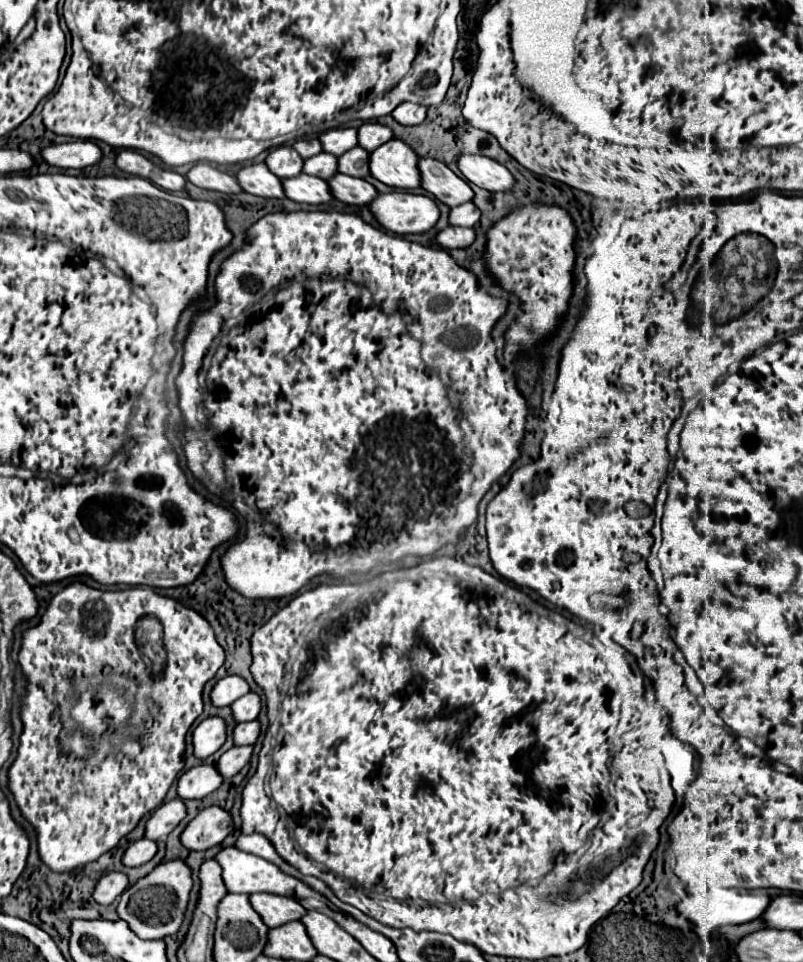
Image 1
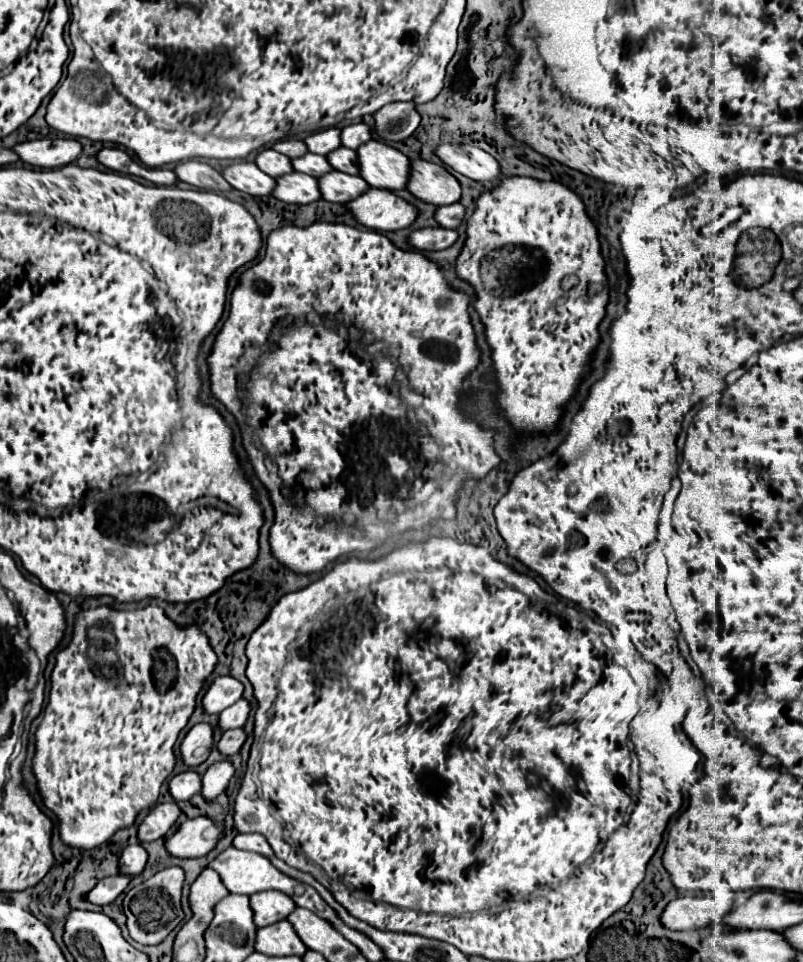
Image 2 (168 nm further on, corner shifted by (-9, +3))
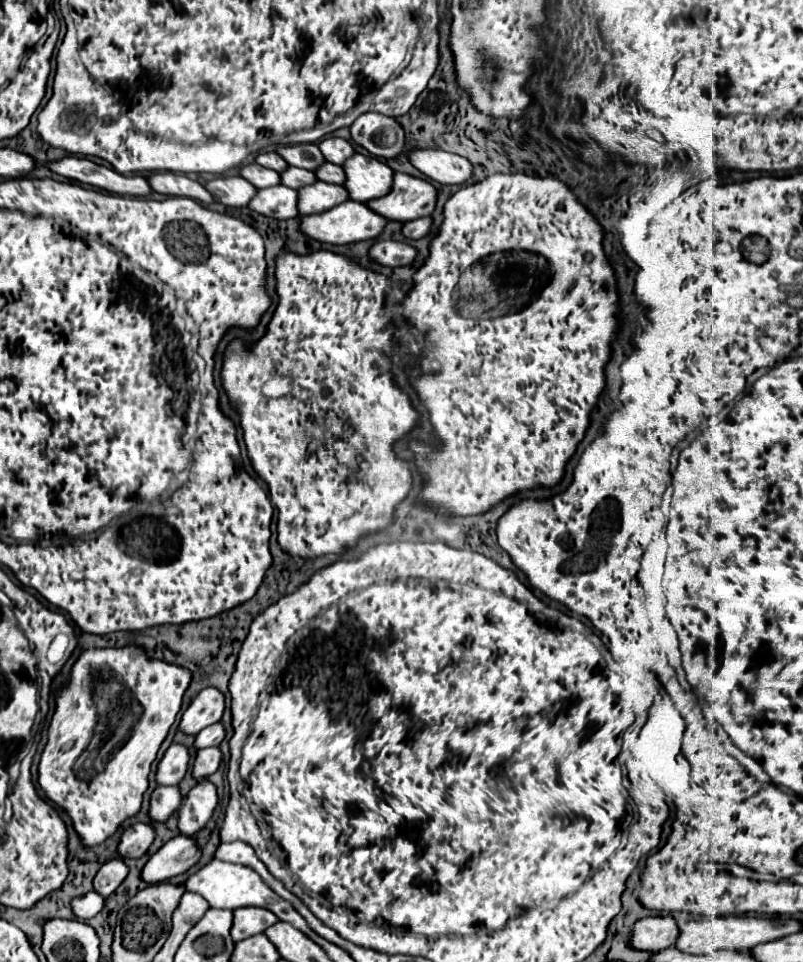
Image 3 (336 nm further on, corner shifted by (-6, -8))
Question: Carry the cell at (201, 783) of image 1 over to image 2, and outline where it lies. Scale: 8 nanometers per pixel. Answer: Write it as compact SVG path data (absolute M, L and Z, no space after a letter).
M186 770L186 772L180 772L176 776L170 778L168 782L168 792L172 794L172 798L176 802L180 800L190 800L194 794L198 794L202 788L200 784L200 774L196 774L194 770Z

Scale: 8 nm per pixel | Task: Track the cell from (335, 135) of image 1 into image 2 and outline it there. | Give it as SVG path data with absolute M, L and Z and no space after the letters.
M326 128L326 130L314 132L312 136L306 136L302 142L306 144L308 152L326 156L340 146L340 130L338 128Z

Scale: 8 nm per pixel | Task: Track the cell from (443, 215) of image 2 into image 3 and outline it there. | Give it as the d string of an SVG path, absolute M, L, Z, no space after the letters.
M421 217L421 219L415 219L415 221L407 221L403 225L403 235L409 237L409 239L421 239L421 237L431 233L431 227L433 227L433 219Z

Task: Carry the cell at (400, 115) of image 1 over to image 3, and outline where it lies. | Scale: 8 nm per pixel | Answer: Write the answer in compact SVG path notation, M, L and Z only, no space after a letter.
M363 113L351 125L353 139L375 157L397 157L405 147L405 131L397 119L381 113Z

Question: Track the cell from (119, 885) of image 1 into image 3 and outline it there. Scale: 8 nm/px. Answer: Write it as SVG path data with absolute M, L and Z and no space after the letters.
M91 891L87 895L73 899L71 905L73 905L73 913L77 915L77 919L91 919L97 913L101 913L101 909L105 907L105 897L99 895L97 891Z

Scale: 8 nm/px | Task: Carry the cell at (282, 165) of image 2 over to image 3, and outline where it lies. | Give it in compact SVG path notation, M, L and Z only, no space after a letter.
M257 163L245 165L241 169L241 177L245 177L257 189L265 189L265 187L273 187L273 185L279 185L281 183L279 173L275 173L273 169L265 169L265 167L257 165Z

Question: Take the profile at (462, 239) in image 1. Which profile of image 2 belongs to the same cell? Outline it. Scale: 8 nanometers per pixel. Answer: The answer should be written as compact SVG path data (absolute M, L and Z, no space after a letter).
M422 228L408 234L408 244L416 250L444 250L456 242L458 234L446 228Z

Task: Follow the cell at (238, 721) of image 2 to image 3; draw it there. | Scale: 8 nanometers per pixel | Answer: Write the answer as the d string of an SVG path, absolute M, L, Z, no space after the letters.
M213 723L211 727L199 731L199 735L195 739L195 747L203 749L203 747L221 745L223 739L225 739L225 727L223 727L223 723Z

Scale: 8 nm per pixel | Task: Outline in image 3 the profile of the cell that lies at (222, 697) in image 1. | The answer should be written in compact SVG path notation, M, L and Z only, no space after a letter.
M207 687L191 701L187 711L183 713L179 729L189 735L197 735L201 729L221 721L223 711L225 711L225 695L215 687Z

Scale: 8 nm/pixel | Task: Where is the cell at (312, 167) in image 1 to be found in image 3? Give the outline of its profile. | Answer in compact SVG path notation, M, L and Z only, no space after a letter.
M287 167L283 173L281 173L281 183L291 187L291 189L301 189L305 185L311 185L315 183L317 177L315 173L307 171L307 169L297 169L297 167Z

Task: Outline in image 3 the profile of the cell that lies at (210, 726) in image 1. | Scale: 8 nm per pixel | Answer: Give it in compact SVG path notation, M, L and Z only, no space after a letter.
M171 745L157 767L157 783L159 785L179 785L189 769L189 747Z

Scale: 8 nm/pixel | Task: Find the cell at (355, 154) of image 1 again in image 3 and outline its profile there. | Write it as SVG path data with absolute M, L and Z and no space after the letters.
M323 163L315 171L315 175L319 181L325 181L325 183L337 183L337 185L345 183L345 171L341 165L335 165L335 163Z

